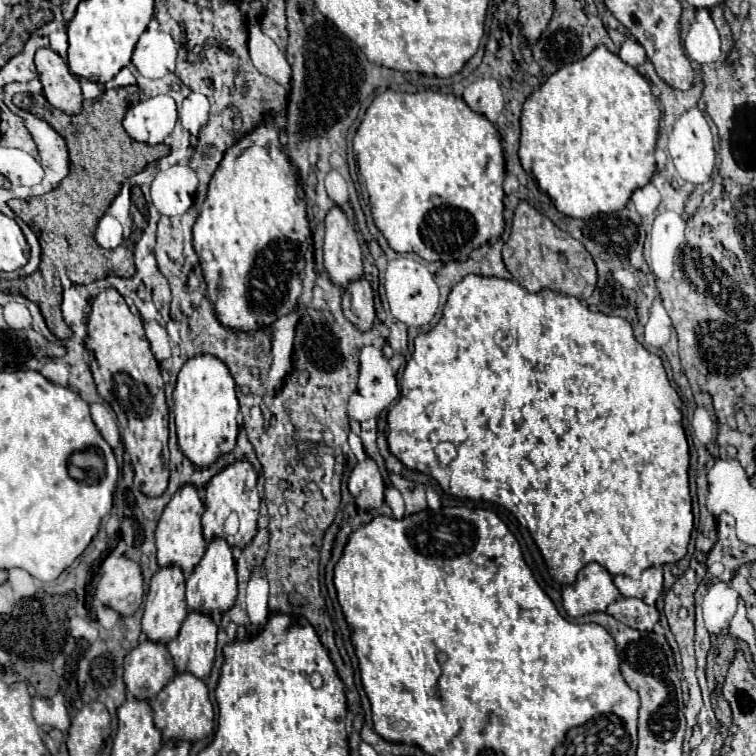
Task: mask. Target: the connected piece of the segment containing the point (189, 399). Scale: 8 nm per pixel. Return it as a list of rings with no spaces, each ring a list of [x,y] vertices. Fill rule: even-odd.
[[[200,355],[200,357],[192,357],[182,367],[182,371],[178,373],[176,389],[174,389],[174,421],[176,421],[176,433],[178,433],[178,447],[194,465],[194,469],[208,469],[222,455],[234,449],[236,437],[238,437],[238,411],[240,411],[240,405],[236,399],[234,379],[228,375],[228,369],[224,367],[224,363],[220,363],[220,359],[212,359],[212,355]]]

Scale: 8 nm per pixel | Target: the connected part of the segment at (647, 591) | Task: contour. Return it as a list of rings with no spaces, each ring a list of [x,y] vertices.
[[[648,567],[640,579],[616,575],[614,585],[624,597],[636,597],[648,605],[654,605],[662,593],[662,567]]]

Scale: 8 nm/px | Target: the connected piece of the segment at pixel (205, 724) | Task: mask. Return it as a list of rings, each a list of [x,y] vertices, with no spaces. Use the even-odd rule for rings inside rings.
[[[176,673],[174,679],[158,693],[156,699],[150,701],[154,711],[154,723],[166,741],[202,741],[214,729],[214,709],[208,697],[208,689],[202,679],[196,679],[188,673]]]

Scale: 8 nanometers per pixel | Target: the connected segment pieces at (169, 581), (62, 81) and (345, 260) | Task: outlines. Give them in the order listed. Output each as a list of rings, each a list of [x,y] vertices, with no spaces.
[[[178,567],[158,569],[158,573],[152,577],[152,583],[146,595],[144,615],[142,615],[142,633],[146,635],[148,641],[170,643],[180,633],[180,627],[188,615],[188,607],[184,599],[184,581],[186,581],[186,575]]]
[[[46,47],[36,51],[34,63],[48,103],[66,115],[78,115],[82,111],[80,81],[68,71],[66,61]]]
[[[334,205],[326,213],[324,225],[326,225],[326,233],[324,233],[324,267],[330,275],[330,279],[344,289],[344,287],[348,287],[348,283],[352,279],[356,279],[356,275],[362,275],[362,249],[360,249],[360,243],[356,239],[356,229],[354,229],[354,223],[348,219],[348,215],[338,205]]]

